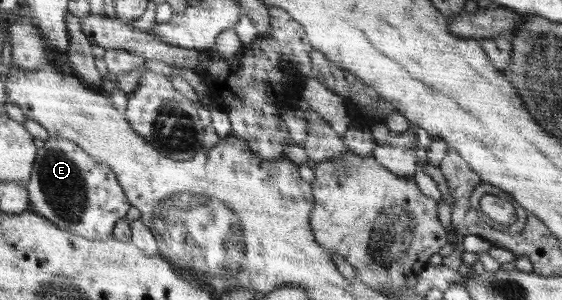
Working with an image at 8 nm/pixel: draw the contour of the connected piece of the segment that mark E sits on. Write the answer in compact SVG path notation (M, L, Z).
M60 137L49 138L39 149L27 192L29 203L38 214L55 222L60 229L70 230L92 241L111 237L116 223L131 208L112 168L97 162L74 141Z

